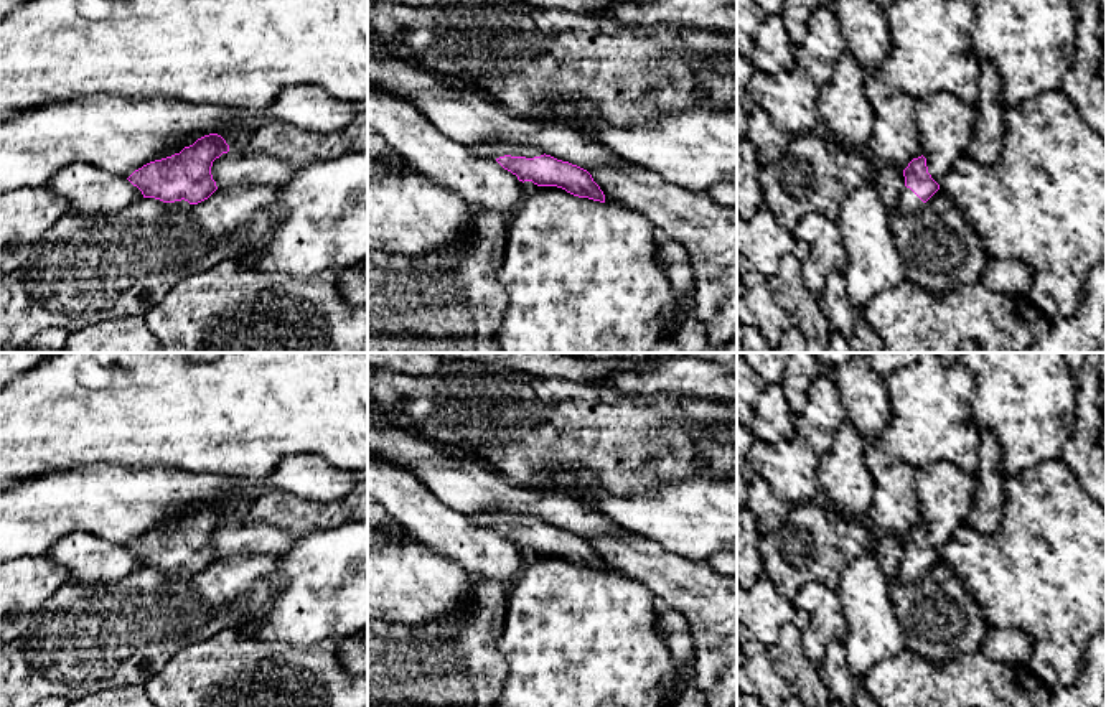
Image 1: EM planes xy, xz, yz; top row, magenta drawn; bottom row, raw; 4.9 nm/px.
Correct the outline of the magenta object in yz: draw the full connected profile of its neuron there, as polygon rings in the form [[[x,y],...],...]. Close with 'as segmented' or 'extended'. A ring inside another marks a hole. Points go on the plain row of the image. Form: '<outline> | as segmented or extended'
[[[921,524],[913,527],[903,539],[905,557],[900,564],[897,582],[913,585],[921,580],[923,574],[940,559],[940,554],[931,547],[926,536],[926,527]]] | extended

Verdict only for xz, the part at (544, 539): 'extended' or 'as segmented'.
extended

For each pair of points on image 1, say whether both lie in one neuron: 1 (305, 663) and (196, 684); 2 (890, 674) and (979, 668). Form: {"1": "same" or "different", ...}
{"1": "same", "2": "same"}

